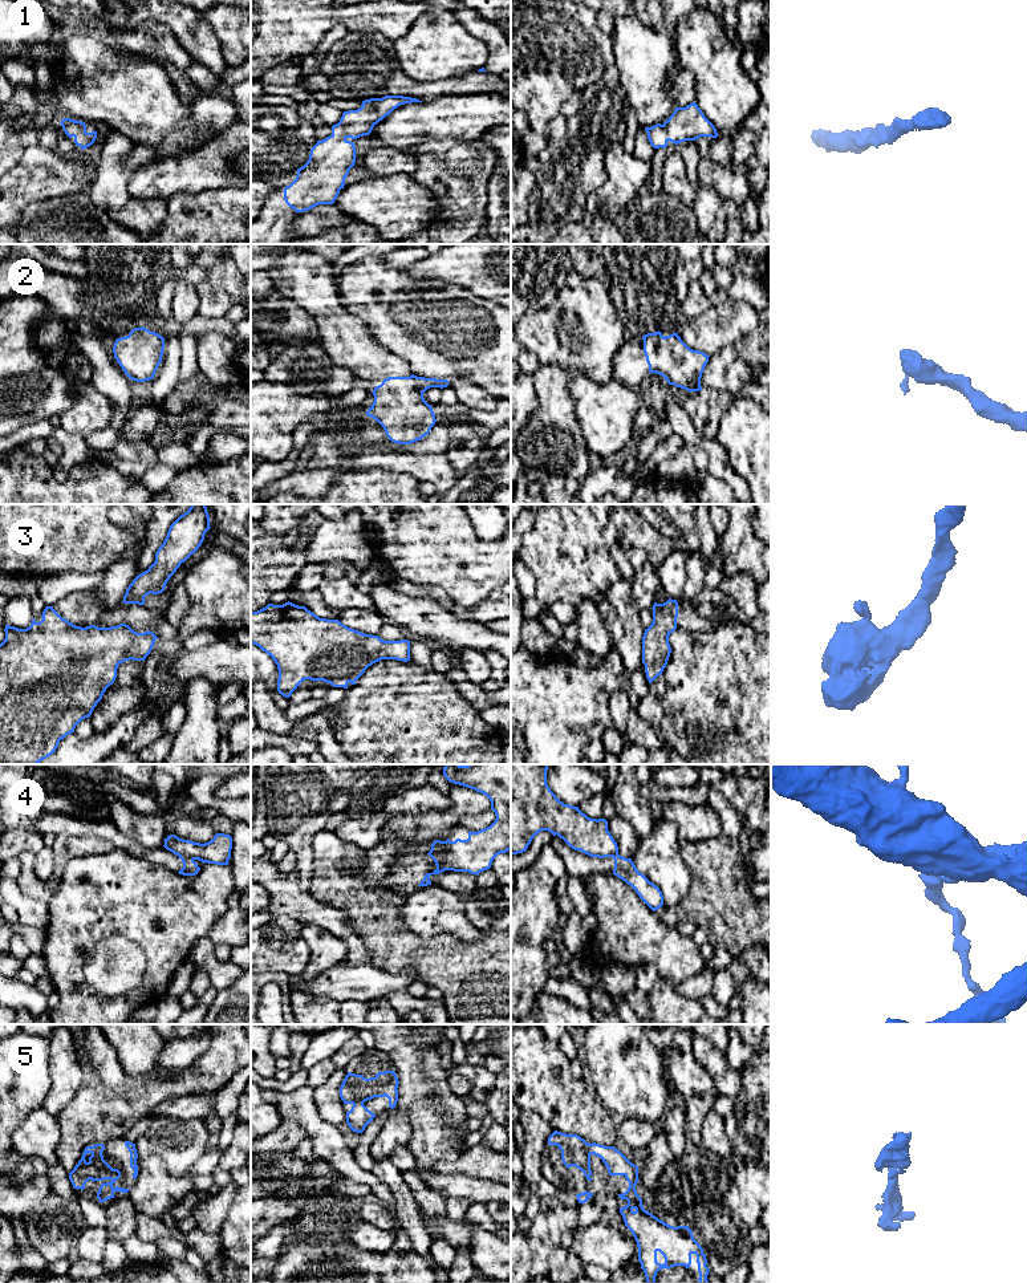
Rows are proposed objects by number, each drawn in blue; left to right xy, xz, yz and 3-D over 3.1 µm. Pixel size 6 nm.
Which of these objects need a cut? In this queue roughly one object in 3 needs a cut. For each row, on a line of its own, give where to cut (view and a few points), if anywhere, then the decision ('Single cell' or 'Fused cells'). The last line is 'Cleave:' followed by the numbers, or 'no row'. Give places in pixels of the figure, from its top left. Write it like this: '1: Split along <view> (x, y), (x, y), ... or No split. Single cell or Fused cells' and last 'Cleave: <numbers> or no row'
1: No split. Single cell
2: No split. Single cell
3: No split. Single cell
4: Split along xy (179, 855), (189, 856), (193, 860). Fused cells
5: No split. Single cell
Cleave: 4

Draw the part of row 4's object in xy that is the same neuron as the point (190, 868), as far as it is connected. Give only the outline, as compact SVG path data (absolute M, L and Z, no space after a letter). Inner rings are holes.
M182 857L179 858L183 862L183 868L178 872L179 874L183 876L195 876L200 870L200 868L196 865L196 862L191 857Z

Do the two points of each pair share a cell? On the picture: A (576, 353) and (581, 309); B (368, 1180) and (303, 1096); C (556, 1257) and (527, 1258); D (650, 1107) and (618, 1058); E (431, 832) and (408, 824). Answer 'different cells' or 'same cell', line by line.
A: same cell
B: same cell
C: same cell
D: same cell
E: same cell

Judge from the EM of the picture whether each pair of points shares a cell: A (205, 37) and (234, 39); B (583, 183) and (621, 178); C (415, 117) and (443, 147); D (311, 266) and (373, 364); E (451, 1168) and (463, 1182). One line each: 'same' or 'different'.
A: different
B: different
C: different
D: same
E: different

